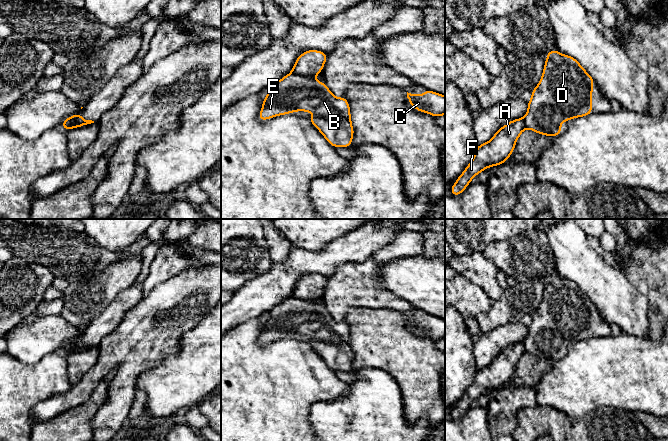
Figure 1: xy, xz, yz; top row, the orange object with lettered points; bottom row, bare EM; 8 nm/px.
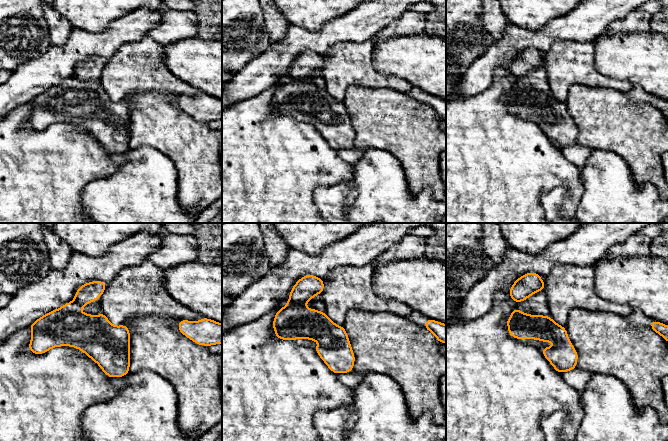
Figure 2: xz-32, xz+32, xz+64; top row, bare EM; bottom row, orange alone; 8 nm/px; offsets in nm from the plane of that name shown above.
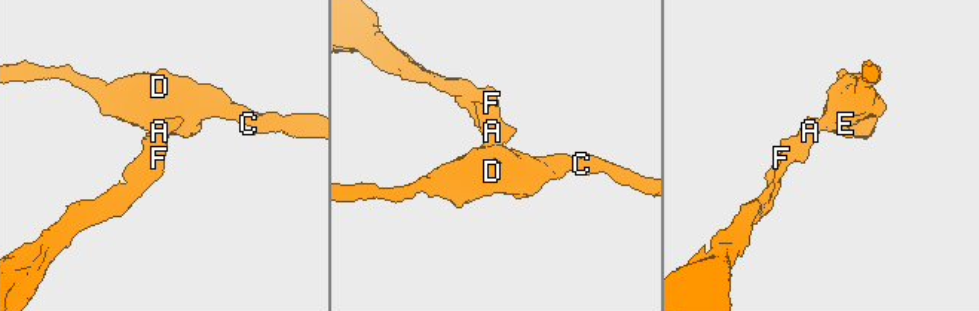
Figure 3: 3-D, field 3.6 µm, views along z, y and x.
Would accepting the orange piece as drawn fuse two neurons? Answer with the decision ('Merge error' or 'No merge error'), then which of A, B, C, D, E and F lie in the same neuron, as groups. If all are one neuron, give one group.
Merge error. Groups: A F / B C D E

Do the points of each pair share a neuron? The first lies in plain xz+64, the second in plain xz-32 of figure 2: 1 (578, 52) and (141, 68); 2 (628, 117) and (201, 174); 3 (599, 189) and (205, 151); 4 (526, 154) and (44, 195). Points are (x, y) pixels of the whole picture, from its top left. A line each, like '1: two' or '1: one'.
1: one
2: one
3: two
4: one

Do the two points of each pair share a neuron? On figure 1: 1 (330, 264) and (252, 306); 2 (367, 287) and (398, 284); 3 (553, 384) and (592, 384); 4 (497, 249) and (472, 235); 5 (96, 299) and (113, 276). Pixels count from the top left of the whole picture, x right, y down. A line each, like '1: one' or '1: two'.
1: one
2: two
3: one
4: two
5: one

